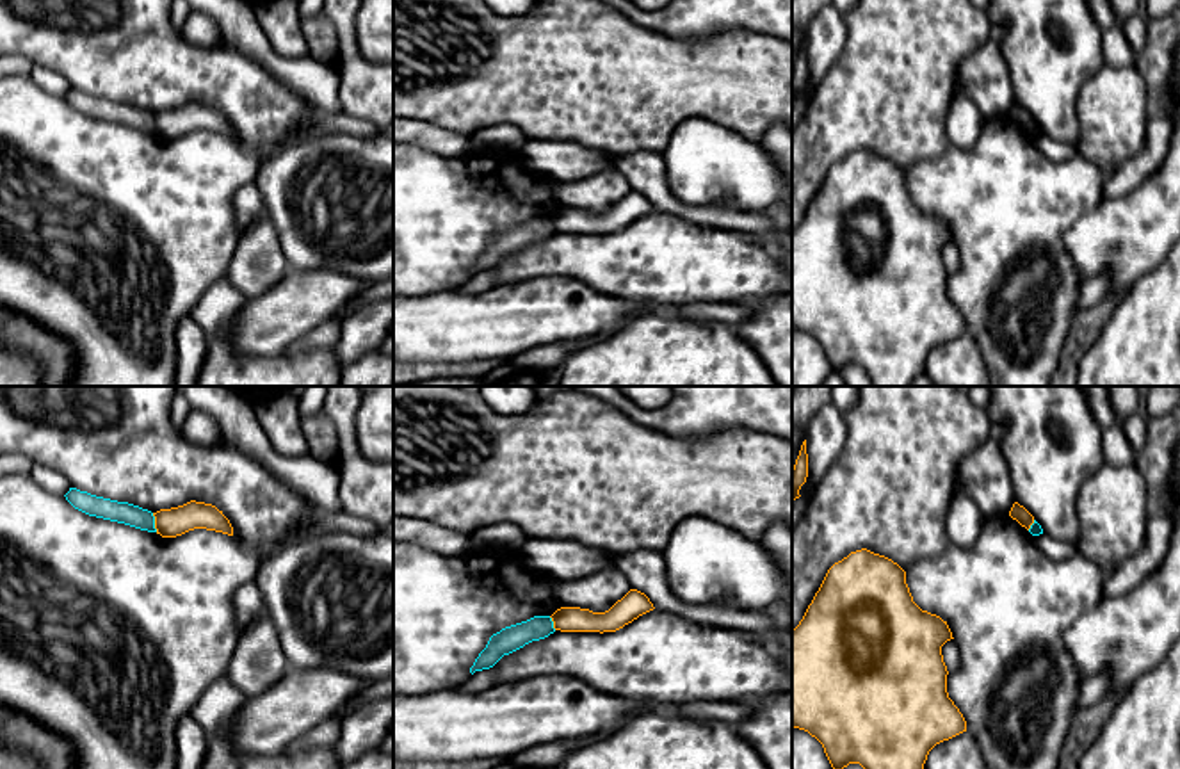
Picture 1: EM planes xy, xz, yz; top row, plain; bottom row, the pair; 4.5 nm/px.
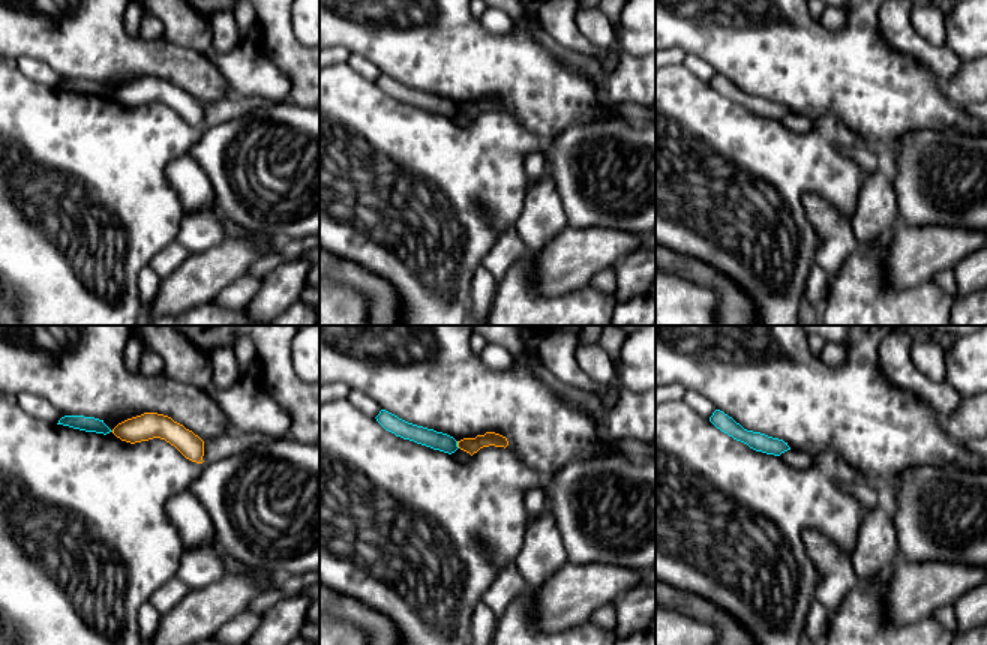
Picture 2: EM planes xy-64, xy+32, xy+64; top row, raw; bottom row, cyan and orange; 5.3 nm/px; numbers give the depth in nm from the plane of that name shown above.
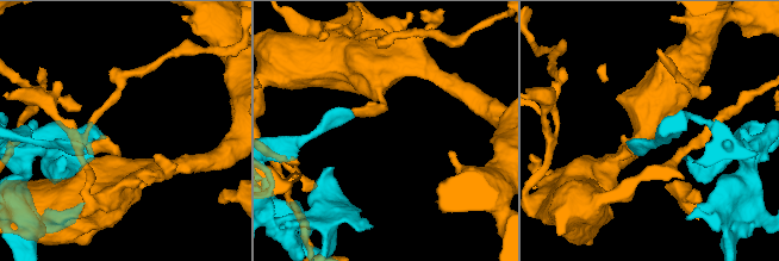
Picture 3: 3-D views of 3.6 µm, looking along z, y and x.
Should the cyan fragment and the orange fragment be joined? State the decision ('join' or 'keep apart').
keep apart

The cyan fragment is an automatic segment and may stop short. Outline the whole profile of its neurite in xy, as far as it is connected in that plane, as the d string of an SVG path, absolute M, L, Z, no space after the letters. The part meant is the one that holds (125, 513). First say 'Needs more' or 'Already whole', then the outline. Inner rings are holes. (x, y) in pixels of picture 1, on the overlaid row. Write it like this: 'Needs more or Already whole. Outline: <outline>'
Already whole. Outline: M69 488L64 497L75 509L89 516L125 523L148 532L157 532L153 513L139 506L96 497L77 488Z

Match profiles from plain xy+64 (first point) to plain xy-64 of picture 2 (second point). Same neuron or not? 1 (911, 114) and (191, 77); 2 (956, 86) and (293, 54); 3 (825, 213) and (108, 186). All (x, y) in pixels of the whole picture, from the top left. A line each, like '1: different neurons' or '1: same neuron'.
1: same neuron
2: same neuron
3: different neurons

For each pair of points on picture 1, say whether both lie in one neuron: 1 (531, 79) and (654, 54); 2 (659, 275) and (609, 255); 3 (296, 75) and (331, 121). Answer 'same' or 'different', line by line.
1: same
2: same
3: different

